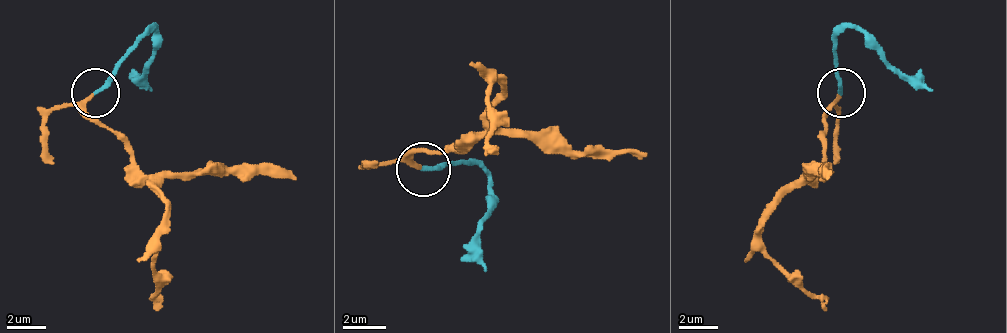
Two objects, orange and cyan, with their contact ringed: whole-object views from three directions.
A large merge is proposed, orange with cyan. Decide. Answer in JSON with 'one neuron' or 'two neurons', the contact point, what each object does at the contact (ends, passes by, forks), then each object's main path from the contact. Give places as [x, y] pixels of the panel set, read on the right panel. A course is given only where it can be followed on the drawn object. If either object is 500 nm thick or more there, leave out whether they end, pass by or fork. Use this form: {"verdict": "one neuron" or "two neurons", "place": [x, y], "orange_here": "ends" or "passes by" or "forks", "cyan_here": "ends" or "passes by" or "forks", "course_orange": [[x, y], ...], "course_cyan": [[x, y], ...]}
{"verdict": "one neuron", "place": [841, 93], "orange_here": "passes by", "cyan_here": "ends", "course_orange": [[840, 94], [825, 113], [825, 157], [777, 205], [762, 225], [762, 249], [825, 312]], "course_cyan": [[840, 94], [835, 41], [849, 26], [898, 70], [932, 89]]}

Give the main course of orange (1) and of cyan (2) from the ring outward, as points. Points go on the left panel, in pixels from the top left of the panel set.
1: (91, 94), (91, 113), (130, 157), (164, 205), (159, 225), (159, 312)
2: (96, 94), (154, 26), (145, 70), (150, 89)

